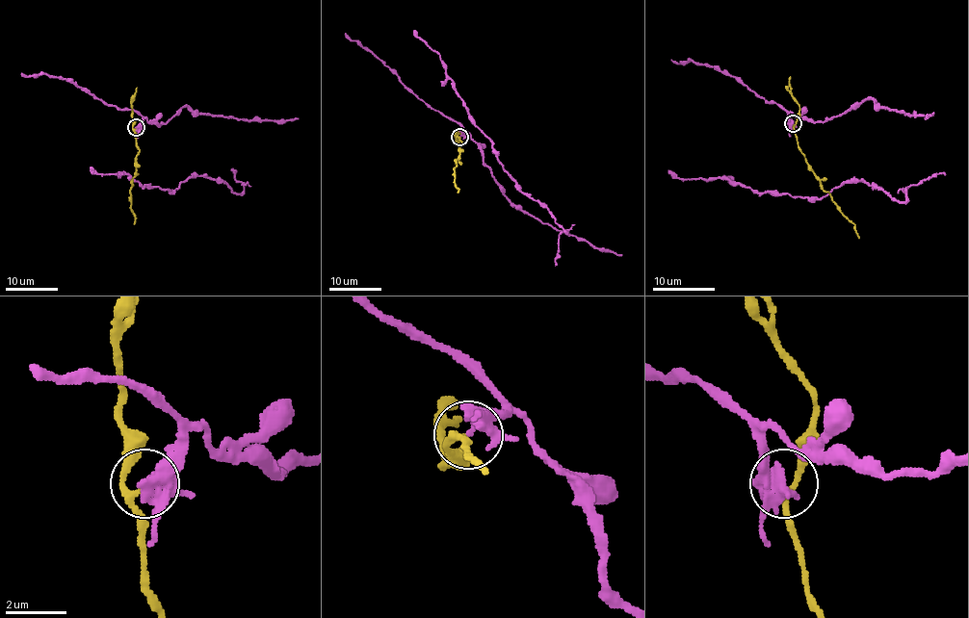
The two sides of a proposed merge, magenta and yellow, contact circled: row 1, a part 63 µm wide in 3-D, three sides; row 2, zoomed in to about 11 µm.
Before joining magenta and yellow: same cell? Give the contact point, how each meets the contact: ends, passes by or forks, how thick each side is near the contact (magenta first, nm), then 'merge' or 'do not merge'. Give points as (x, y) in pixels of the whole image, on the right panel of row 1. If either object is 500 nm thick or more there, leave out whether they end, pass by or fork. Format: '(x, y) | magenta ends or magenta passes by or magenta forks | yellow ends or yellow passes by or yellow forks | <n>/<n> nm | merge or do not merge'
(793, 123) | magenta passes by | yellow passes by | 240/190 nm | do not merge

